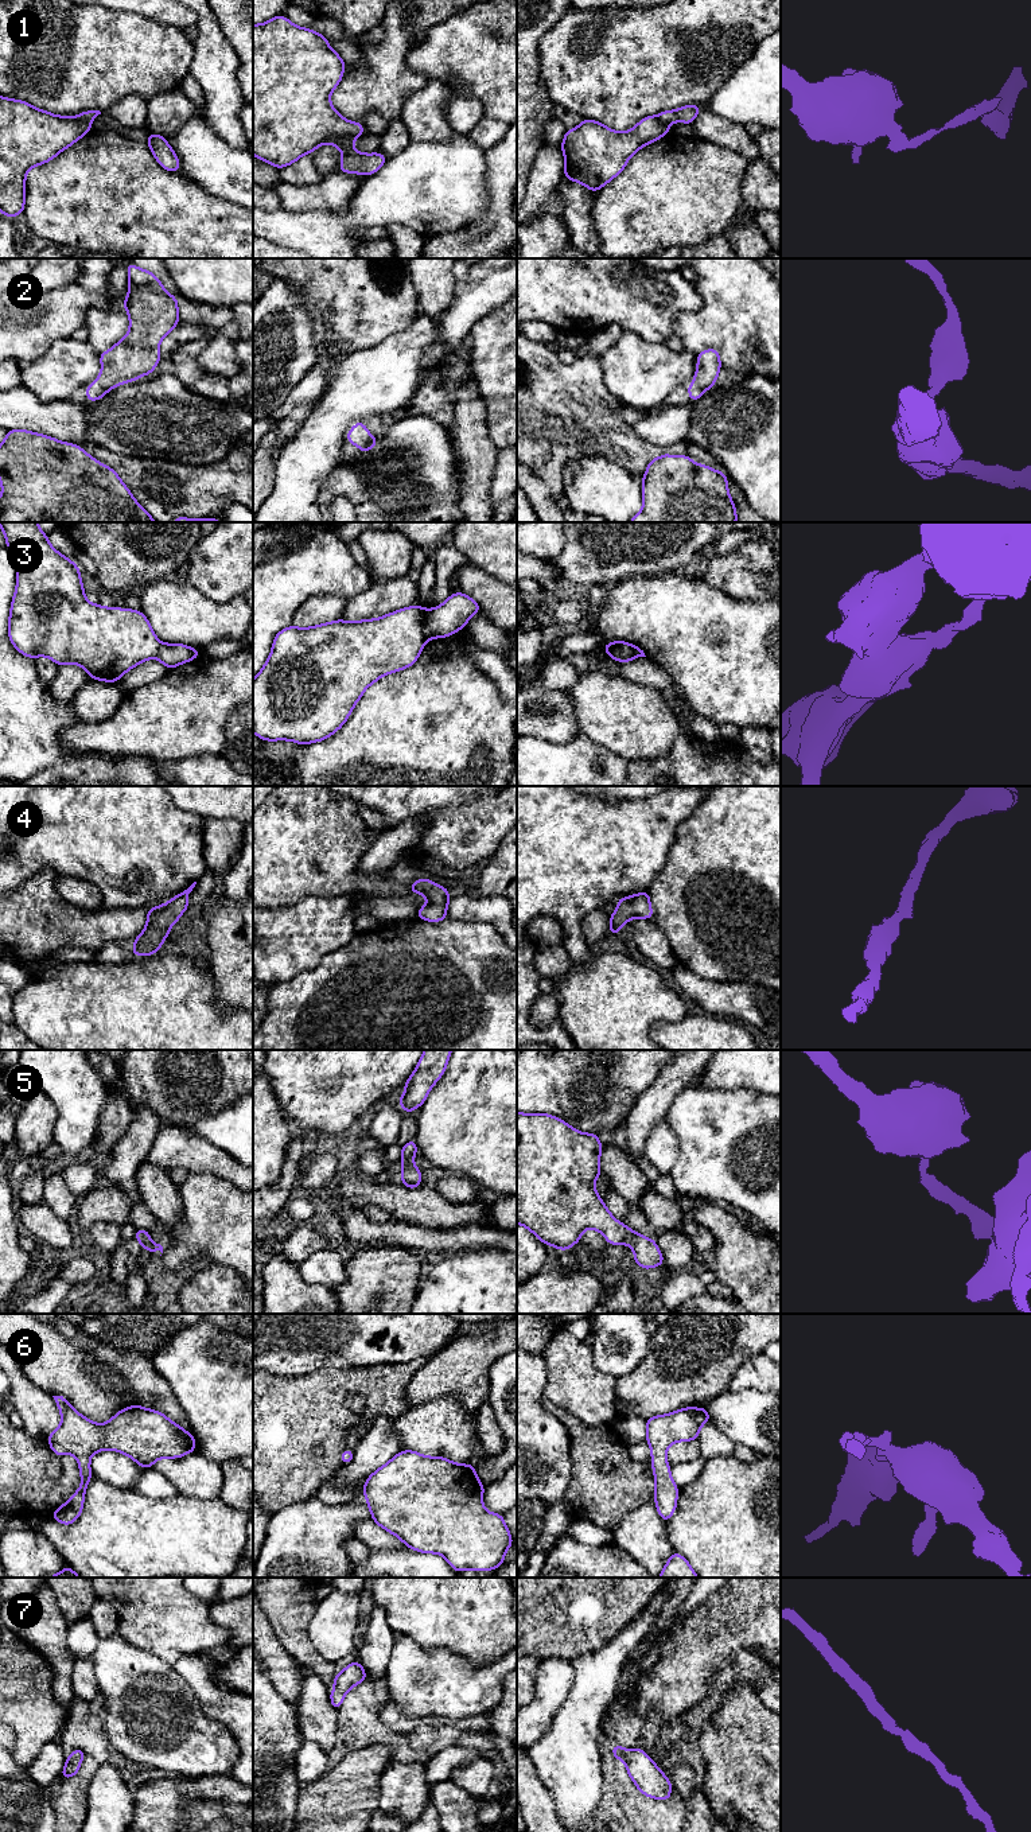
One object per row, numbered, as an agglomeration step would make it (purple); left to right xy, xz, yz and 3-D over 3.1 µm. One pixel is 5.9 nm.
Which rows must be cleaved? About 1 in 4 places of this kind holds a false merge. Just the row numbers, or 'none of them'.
1, 3

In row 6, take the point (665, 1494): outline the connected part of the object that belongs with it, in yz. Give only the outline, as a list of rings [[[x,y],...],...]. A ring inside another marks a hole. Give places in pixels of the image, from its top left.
[[[681,1408],[668,1415],[646,1420],[646,1442],[651,1451],[651,1467],[655,1478],[654,1501],[660,1517],[668,1522],[676,1512],[680,1489],[673,1482],[666,1460],[668,1448],[676,1442],[699,1439],[704,1423],[712,1421],[705,1408]]]

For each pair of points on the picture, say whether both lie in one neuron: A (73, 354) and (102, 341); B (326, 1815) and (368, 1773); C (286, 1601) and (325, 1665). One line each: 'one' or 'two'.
A: two
B: one
C: one

